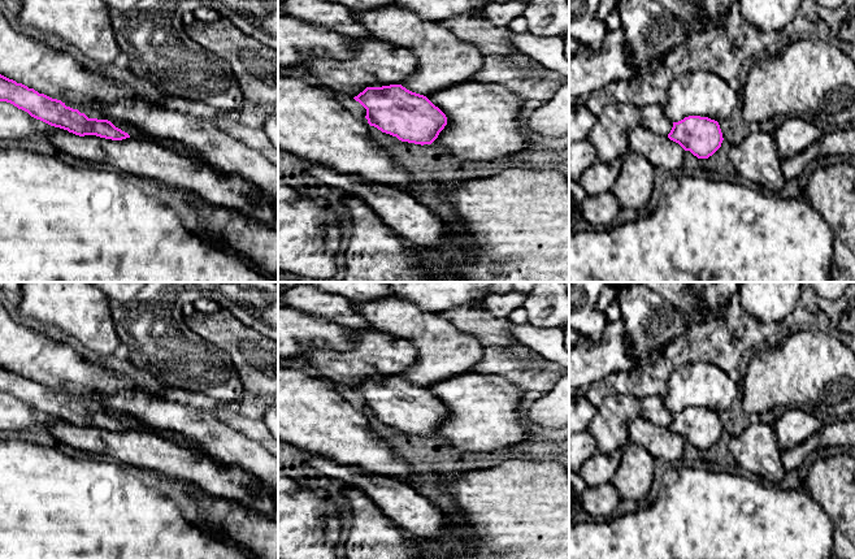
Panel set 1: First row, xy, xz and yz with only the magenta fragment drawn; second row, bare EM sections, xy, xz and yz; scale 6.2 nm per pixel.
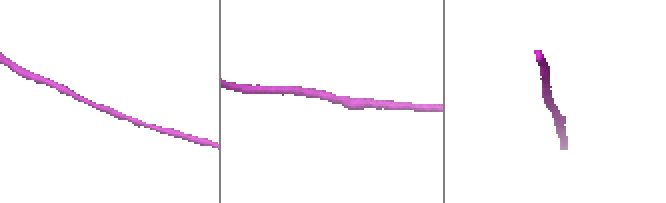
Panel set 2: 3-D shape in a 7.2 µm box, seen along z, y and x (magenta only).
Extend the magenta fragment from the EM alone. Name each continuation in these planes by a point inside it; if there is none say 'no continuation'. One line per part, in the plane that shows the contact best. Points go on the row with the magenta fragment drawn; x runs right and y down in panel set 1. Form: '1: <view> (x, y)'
1: xy (57, 74)

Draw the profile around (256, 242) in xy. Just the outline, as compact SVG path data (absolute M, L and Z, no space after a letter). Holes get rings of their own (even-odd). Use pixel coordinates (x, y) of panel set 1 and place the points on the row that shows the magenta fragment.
M191 192L183 194L205 220L208 228L203 235L278 280L278 226L252 221L234 209L211 205Z

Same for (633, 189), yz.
M629 152L622 159L612 190L585 198L582 218L594 229L608 229L621 208L643 214L651 199L654 183L655 168L644 156Z

